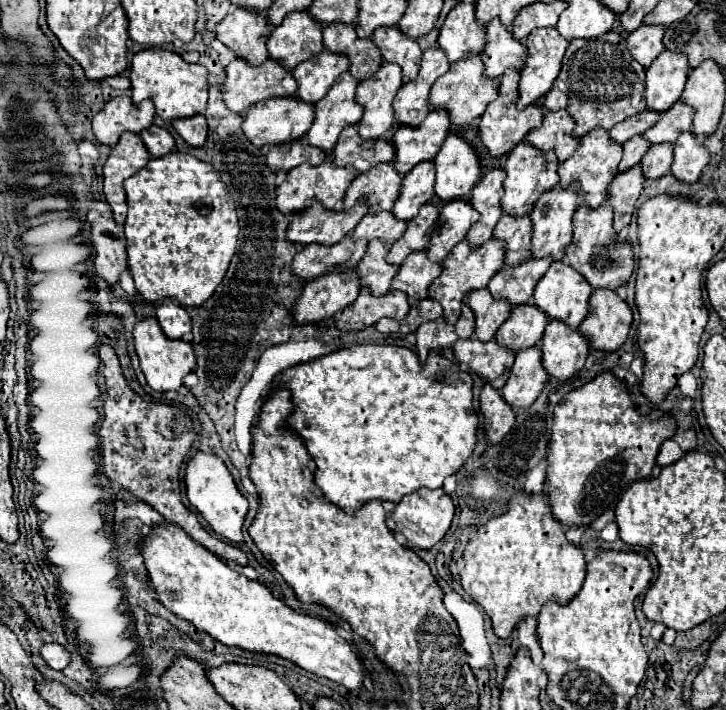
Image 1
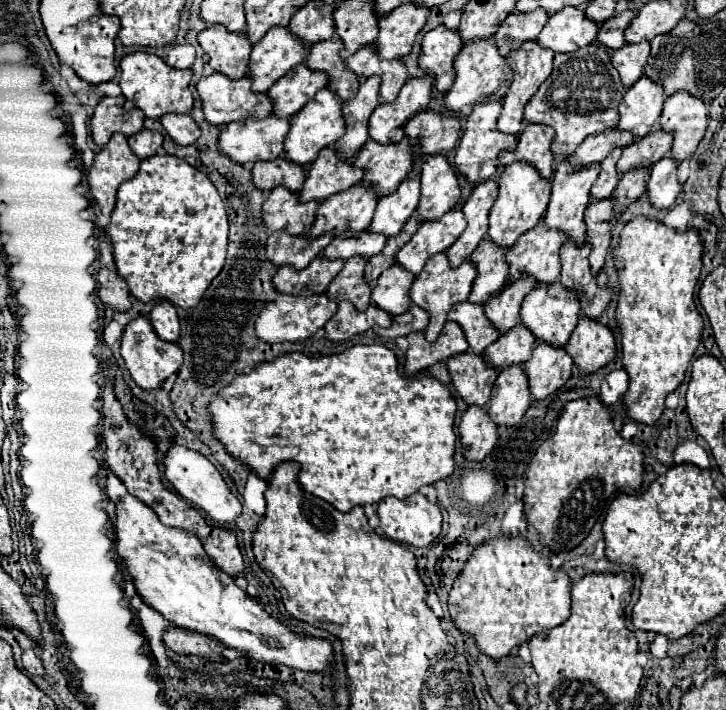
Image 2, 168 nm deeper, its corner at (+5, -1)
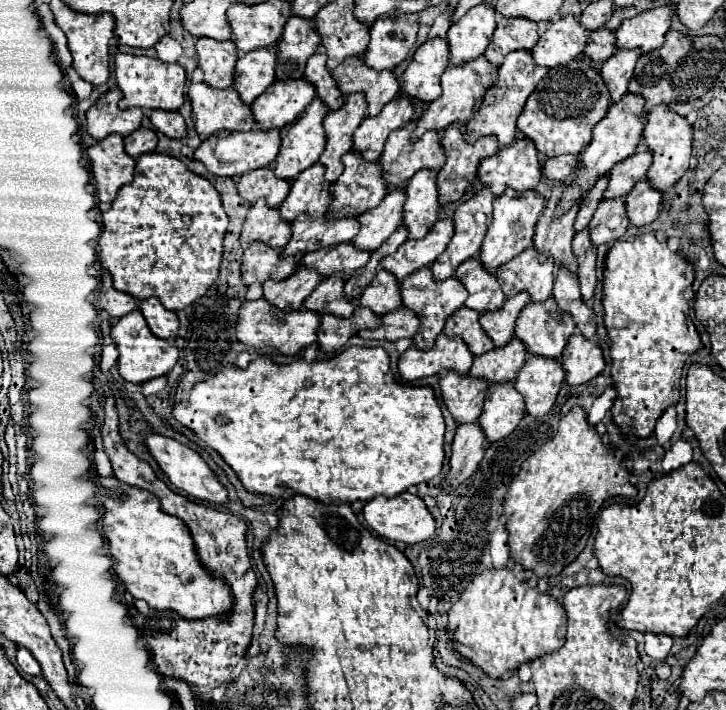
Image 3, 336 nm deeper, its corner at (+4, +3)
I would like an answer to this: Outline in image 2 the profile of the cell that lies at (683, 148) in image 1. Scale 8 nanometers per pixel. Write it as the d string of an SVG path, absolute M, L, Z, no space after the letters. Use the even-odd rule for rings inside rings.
M664 157L650 169L646 183L646 195L654 209L670 209L682 191L682 185L676 179L676 163L670 157Z

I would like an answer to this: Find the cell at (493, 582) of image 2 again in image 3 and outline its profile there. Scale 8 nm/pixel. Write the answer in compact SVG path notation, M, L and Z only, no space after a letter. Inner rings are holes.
M489 567L475 575L463 589L457 605L451 605L449 627L457 653L471 659L489 677L501 677L505 671L515 671L523 661L533 661L549 651L559 649L565 643L567 613L553 595L541 593L537 587L531 587L529 581L519 579L513 567Z

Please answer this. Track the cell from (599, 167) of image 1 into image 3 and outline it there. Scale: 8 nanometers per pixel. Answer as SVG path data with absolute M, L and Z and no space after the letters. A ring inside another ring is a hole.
M559 183L553 187L551 199L547 201L545 211L539 217L539 223L535 227L535 237L533 243L541 255L541 259L547 259L549 255L559 261L561 265L569 267L571 271L577 271L577 257L573 255L571 241L575 237L575 215L579 211L581 201L577 201L571 209L567 209L561 215L555 215L557 205L561 201L561 195L569 187L569 183Z

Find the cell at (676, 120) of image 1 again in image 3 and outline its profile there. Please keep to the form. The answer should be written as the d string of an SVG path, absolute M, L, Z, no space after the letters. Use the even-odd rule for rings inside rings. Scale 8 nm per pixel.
M641 149L629 159L623 159L621 163L617 163L617 167L613 167L609 173L611 179L603 197L627 195L633 189L633 185L647 175L651 163L653 163L653 153L649 149Z

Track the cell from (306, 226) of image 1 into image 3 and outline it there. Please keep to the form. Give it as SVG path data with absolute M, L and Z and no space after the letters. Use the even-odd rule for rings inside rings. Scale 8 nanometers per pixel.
M251 243L243 253L243 279L245 285L267 279L285 279L297 265L303 261L303 255L283 257L279 249L269 247L267 243Z

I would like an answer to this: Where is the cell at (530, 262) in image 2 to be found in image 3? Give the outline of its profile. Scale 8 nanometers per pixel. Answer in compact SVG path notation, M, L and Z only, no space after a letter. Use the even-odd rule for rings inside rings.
M527 247L517 257L495 269L499 283L507 283L503 293L513 297L519 291L529 291L531 301L545 301L553 291L553 259L539 261L535 247Z

